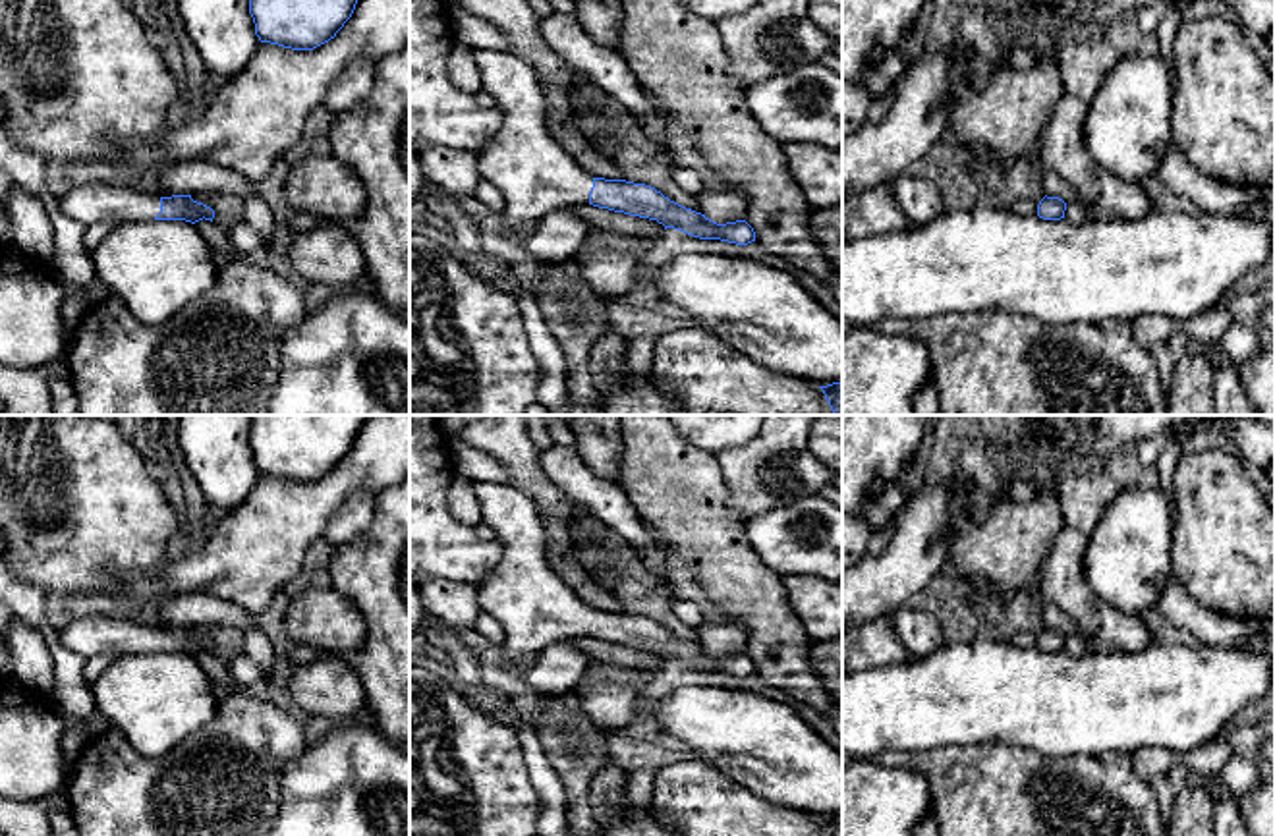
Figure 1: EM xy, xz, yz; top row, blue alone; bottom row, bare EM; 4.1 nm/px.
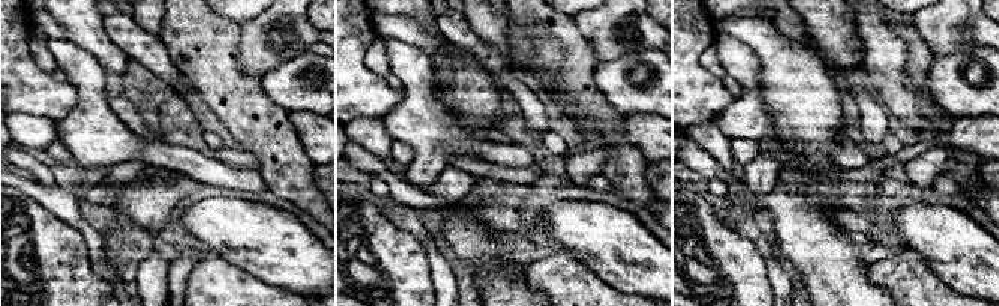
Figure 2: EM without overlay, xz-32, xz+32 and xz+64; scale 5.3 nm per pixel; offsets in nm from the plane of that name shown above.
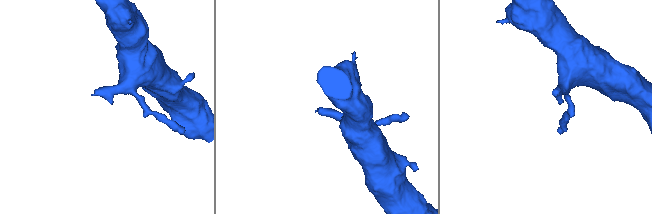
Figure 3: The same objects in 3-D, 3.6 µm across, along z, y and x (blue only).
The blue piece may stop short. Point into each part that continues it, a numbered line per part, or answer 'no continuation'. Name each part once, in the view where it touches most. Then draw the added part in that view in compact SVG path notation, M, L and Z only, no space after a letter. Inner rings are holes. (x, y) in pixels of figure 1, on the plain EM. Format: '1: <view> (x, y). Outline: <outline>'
1: xz (536, 607). Outline: M473 481L483 523L502 544L502 562L475 585L481 610L496 618L514 672L558 641L589 637L593 608L551 568L545 517L535 502L512 485Z

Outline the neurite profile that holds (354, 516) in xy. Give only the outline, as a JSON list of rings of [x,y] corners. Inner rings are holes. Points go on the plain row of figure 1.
[[[369,487],[348,494],[342,506],[330,516],[323,539],[336,548],[369,529],[375,514],[375,498],[377,492]]]

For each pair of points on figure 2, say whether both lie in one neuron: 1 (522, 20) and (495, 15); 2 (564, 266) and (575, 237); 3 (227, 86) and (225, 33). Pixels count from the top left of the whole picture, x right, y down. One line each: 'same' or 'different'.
1: different
2: different
3: same

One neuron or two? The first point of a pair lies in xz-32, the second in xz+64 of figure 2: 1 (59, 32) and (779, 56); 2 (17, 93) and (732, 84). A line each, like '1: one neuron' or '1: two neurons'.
1: one neuron
2: two neurons

